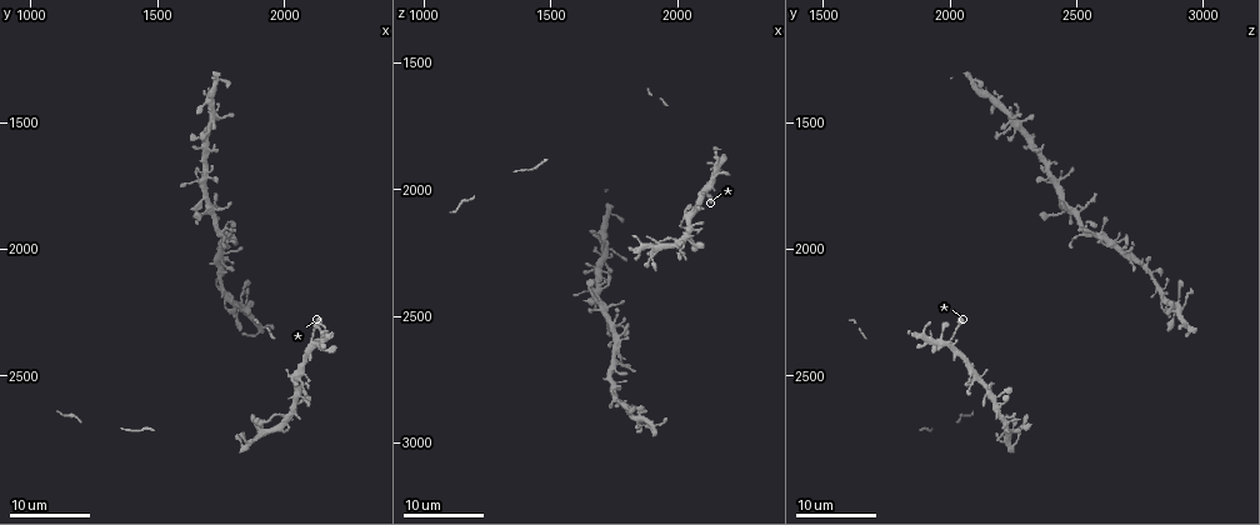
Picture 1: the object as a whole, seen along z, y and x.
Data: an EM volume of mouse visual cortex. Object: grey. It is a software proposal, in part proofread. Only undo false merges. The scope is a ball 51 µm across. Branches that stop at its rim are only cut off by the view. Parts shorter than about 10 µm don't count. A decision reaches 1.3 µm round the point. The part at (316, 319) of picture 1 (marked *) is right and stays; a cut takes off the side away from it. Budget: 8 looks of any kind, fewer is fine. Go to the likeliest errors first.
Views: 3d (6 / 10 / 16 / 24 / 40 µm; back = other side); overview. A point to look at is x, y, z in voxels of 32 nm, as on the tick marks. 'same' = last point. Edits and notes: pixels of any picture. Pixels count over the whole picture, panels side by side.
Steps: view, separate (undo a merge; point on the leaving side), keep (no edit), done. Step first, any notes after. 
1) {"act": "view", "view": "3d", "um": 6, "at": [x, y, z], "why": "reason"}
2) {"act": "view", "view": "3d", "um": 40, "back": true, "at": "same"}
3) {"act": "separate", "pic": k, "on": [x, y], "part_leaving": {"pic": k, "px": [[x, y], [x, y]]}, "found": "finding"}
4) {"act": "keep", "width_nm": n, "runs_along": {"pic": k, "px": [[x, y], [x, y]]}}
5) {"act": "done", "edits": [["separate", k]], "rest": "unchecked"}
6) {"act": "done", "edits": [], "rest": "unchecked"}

{"act": "view", "view": "3d", "um": 16, "at": [1680, 1850, 2440]}

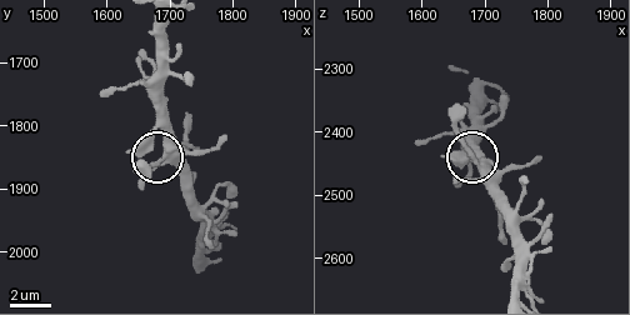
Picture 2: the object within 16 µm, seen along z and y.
{"act": "view", "view": "3d", "um": 6, "at": [1685, 1850, 2440]}

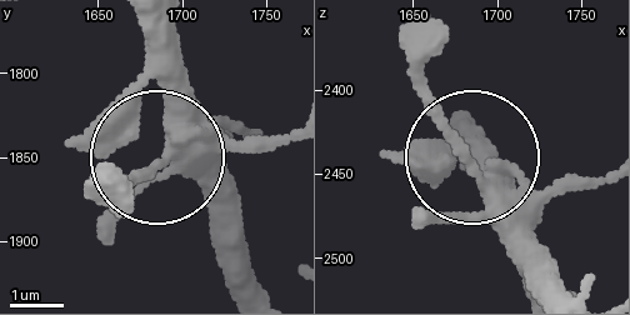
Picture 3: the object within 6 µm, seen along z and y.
{"act": "keep", "side_arm_um": 24, "found": "one neuron here"}

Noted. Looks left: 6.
{"act": "view", "view": "3d", "um": 24, "at": [1750, 2160, 2830], "why": "two arms in line, one across"}

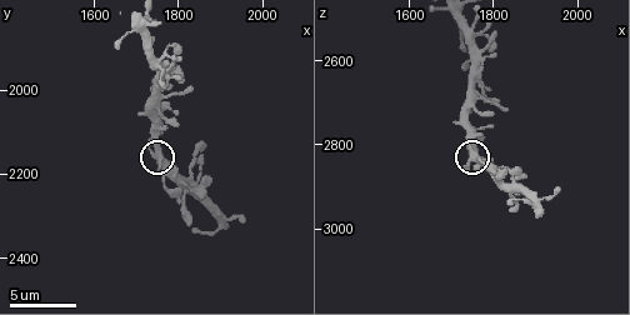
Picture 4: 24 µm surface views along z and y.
{"act": "view", "view": "3d", "um": 10, "at": [1760, 2150, 2820]}

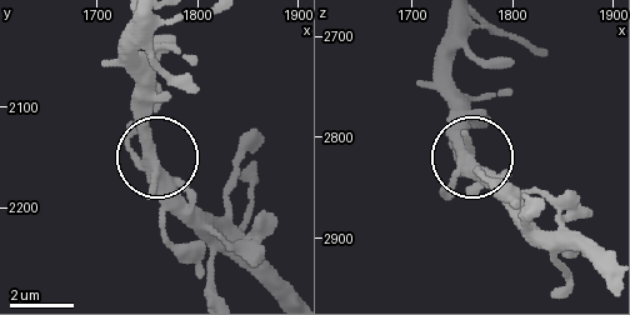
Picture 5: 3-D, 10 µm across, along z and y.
{"act": "keep", "arms": 3, "found": "all the same neuron"}

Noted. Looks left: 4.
{"act": "view", "view": "3d", "um": 16, "at": [1720, 1420, 2180], "why": "sudden change in width"}

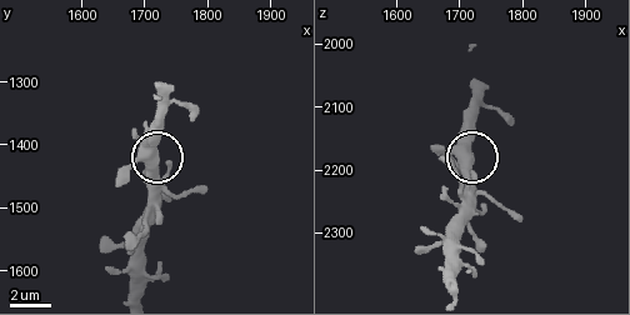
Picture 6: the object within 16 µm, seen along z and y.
{"act": "view", "view": "3d", "um": 6, "at": [1705, 1420, 2165], "why": "closer look"}

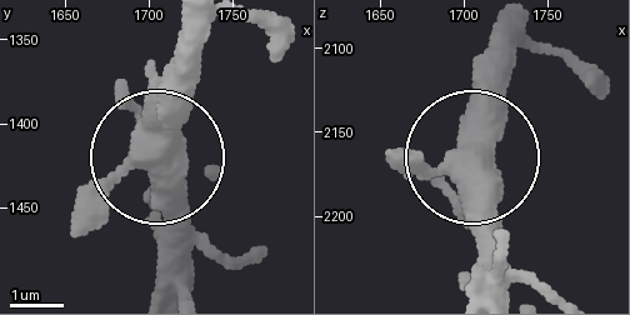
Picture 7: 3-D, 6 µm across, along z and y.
{"act": "keep", "arms": 4, "runs_along": {"pic": 7, "px": [[155, 278], [169, 198], [155, 103], [169, 68]]}, "found": "all the same neuron"}

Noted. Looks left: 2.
{"act": "done", "edits": [], "rest": "unchecked"}

